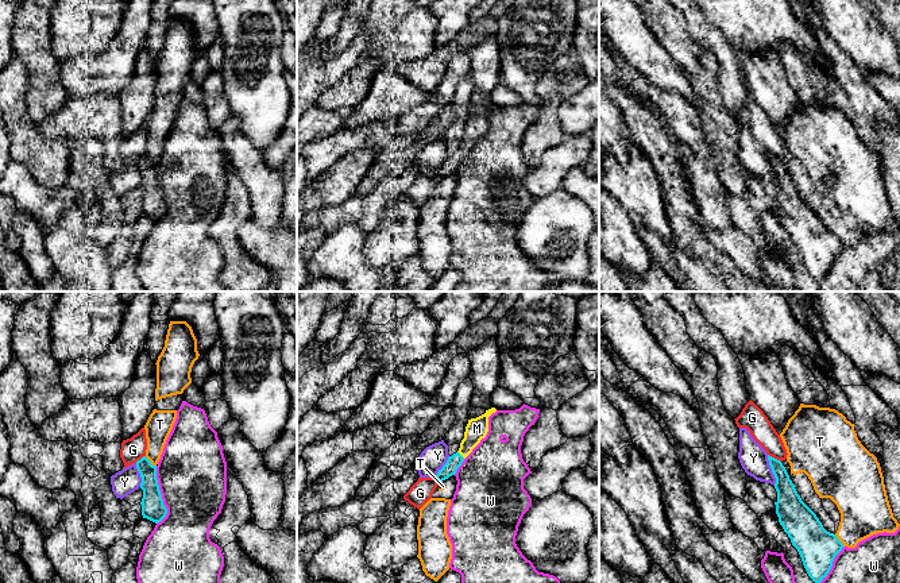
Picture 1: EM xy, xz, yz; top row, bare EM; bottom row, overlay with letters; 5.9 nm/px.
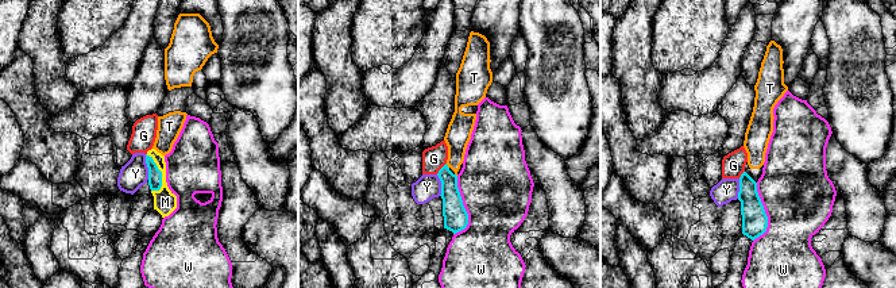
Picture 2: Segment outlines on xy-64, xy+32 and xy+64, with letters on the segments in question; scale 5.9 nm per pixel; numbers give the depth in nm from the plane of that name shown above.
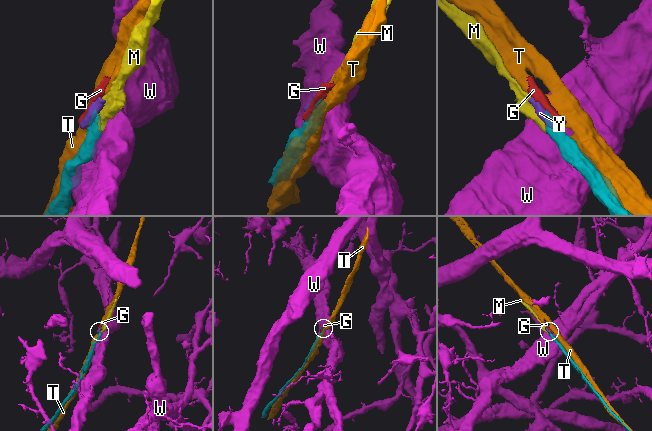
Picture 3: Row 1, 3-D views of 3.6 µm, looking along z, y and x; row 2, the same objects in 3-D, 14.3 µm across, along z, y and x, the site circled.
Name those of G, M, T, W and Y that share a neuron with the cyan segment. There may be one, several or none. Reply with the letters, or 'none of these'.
M

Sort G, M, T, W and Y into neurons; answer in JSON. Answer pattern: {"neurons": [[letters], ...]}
{"neurons": [["G", "Y"], ["M"], ["T"], ["W"]]}

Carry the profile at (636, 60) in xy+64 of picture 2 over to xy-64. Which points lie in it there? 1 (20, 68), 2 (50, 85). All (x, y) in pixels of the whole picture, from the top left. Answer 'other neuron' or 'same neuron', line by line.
1: other neuron
2: same neuron

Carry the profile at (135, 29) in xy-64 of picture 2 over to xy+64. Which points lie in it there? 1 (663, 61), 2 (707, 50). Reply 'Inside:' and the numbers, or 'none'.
Inside: none

